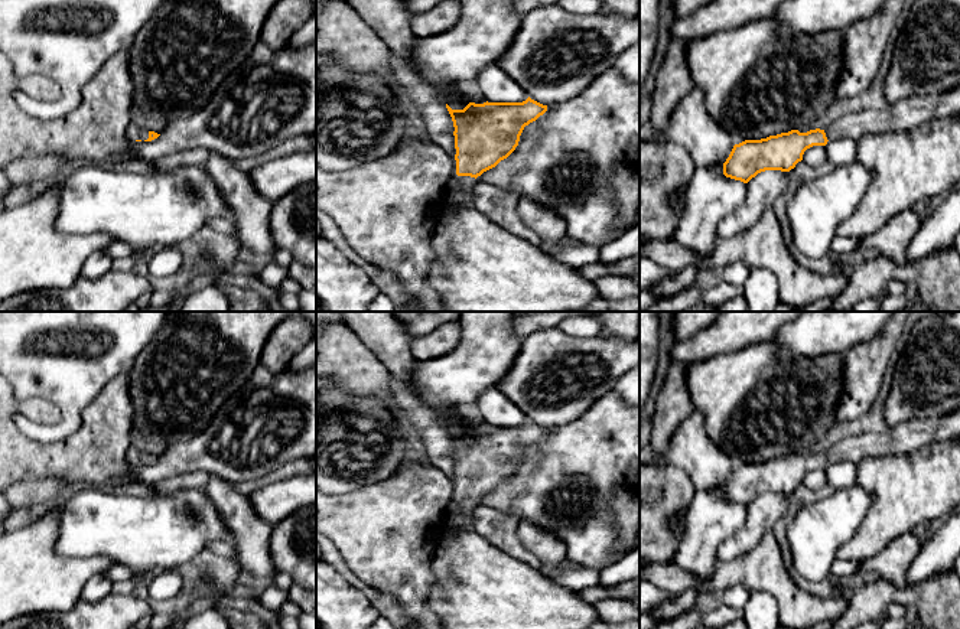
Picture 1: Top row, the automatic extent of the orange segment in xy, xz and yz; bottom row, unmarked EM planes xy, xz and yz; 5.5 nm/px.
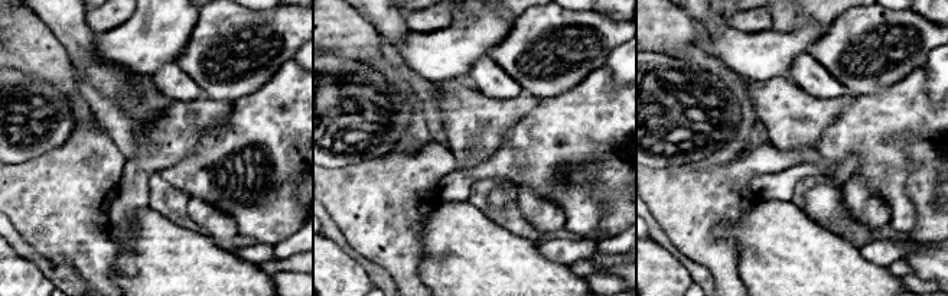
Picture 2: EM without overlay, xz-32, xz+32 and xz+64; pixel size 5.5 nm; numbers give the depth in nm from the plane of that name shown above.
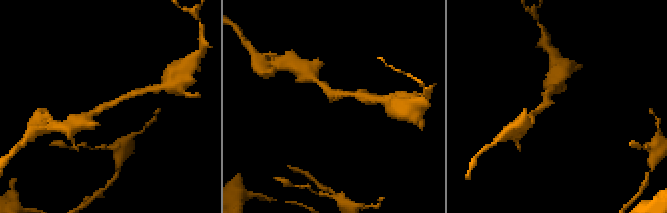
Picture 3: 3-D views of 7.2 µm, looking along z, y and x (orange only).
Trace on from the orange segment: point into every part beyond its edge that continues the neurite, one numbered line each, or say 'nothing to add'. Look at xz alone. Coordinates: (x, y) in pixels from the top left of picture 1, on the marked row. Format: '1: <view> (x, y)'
1: xz (467, 182)

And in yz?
1: yz (915, 110)

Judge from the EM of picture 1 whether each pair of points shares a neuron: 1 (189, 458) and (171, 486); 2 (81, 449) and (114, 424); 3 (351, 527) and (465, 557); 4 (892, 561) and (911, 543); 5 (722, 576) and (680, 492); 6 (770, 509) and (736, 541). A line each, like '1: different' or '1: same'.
1: different
2: same
3: different
4: same
5: different
6: same

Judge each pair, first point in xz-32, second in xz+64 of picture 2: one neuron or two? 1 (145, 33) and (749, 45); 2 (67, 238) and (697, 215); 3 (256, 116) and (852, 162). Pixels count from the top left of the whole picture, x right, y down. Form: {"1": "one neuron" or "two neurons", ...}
{"1": "one neuron", "2": "one neuron", "3": "two neurons"}

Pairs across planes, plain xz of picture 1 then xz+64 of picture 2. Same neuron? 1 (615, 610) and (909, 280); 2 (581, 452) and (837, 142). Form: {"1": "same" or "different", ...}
{"1": "same", "2": "same"}

